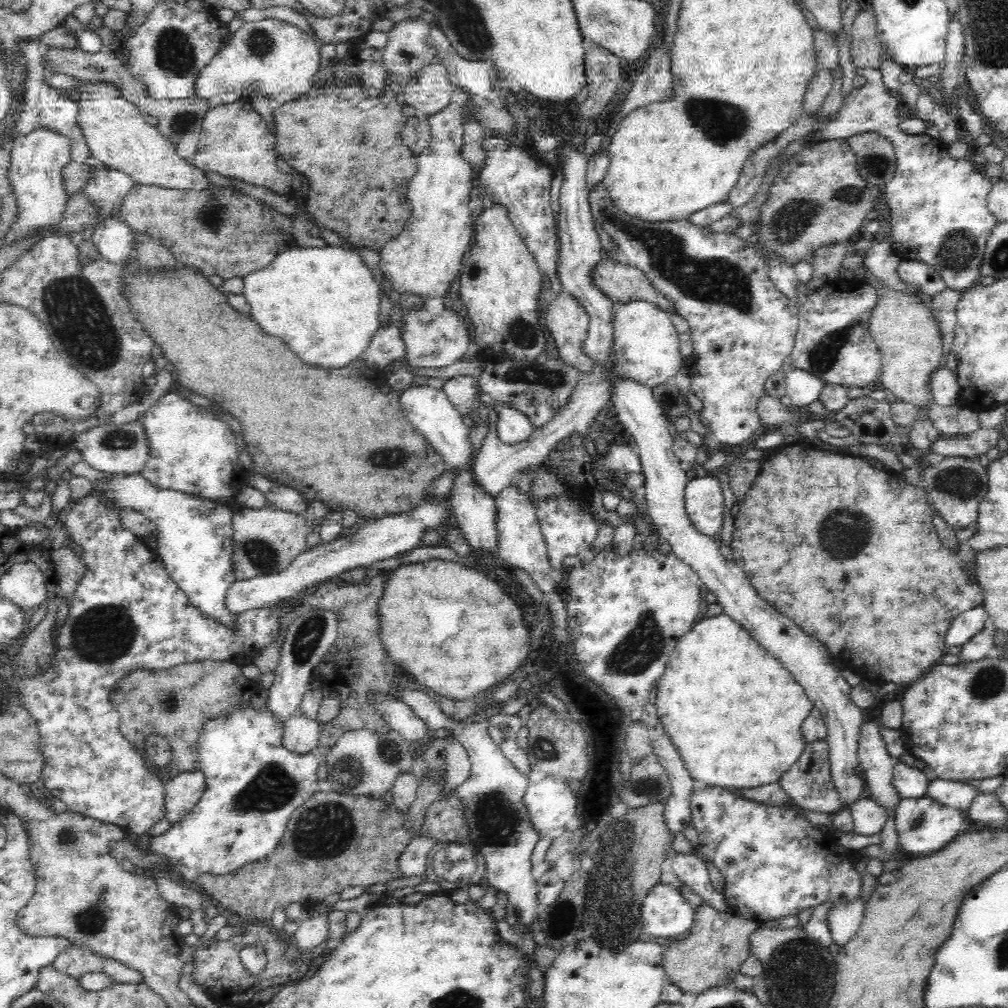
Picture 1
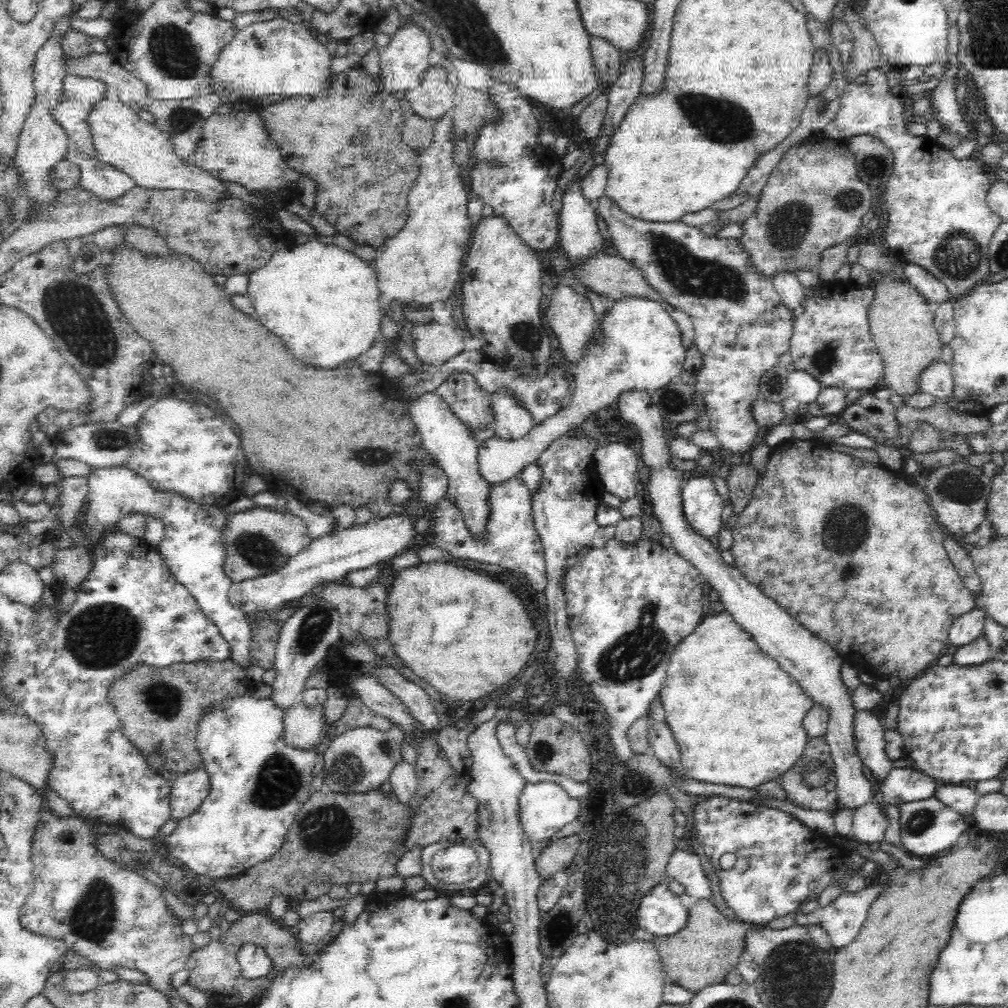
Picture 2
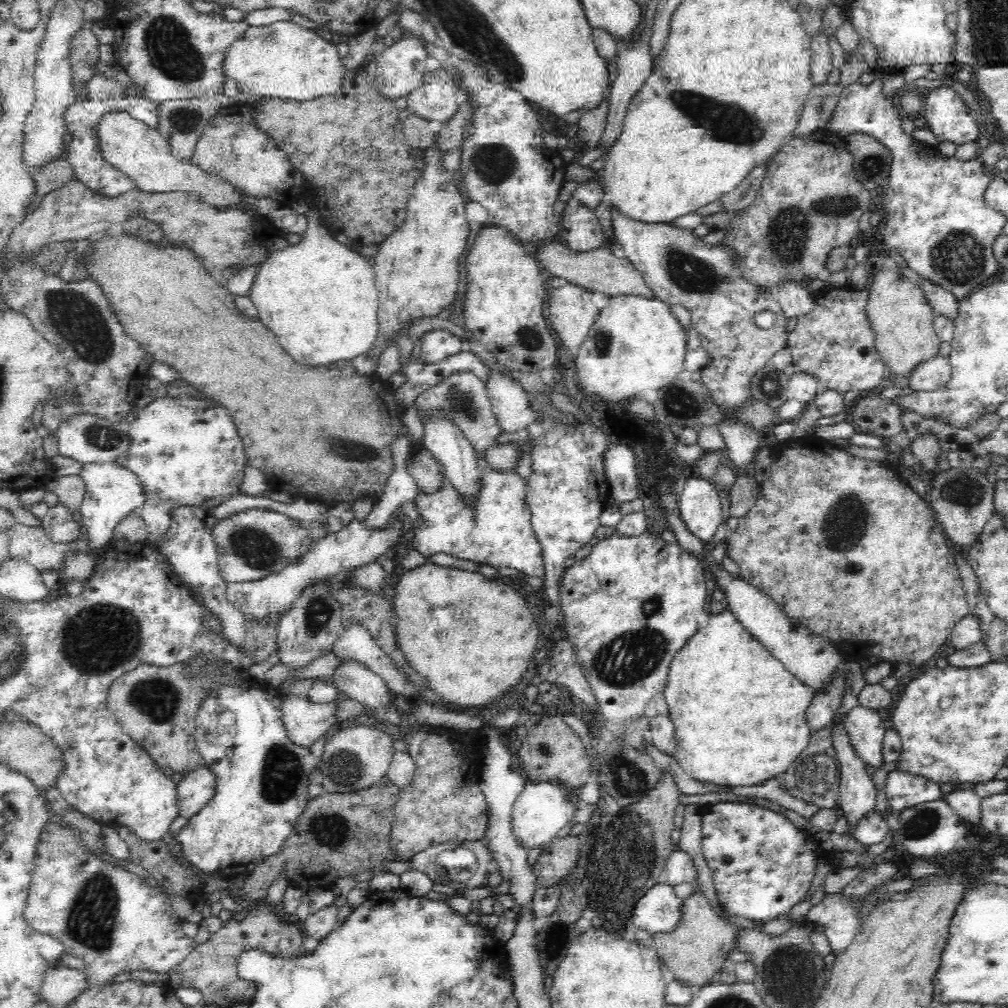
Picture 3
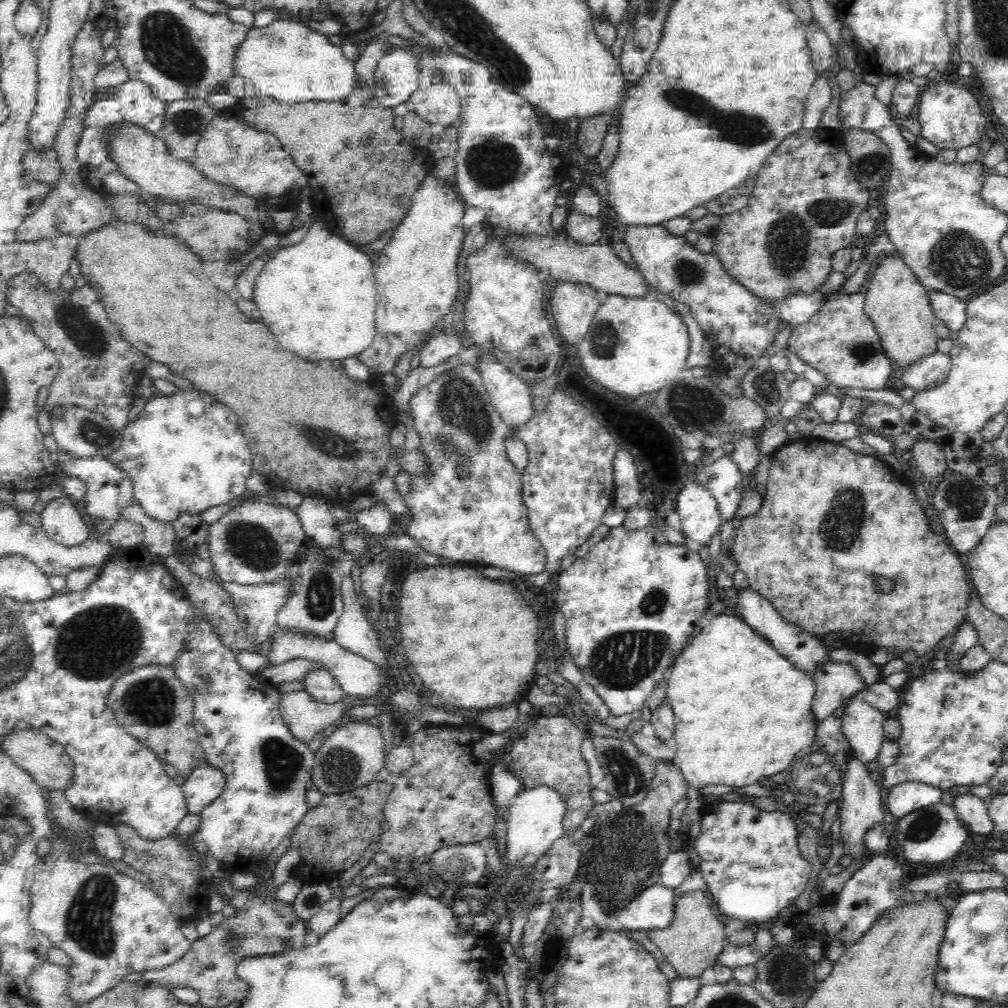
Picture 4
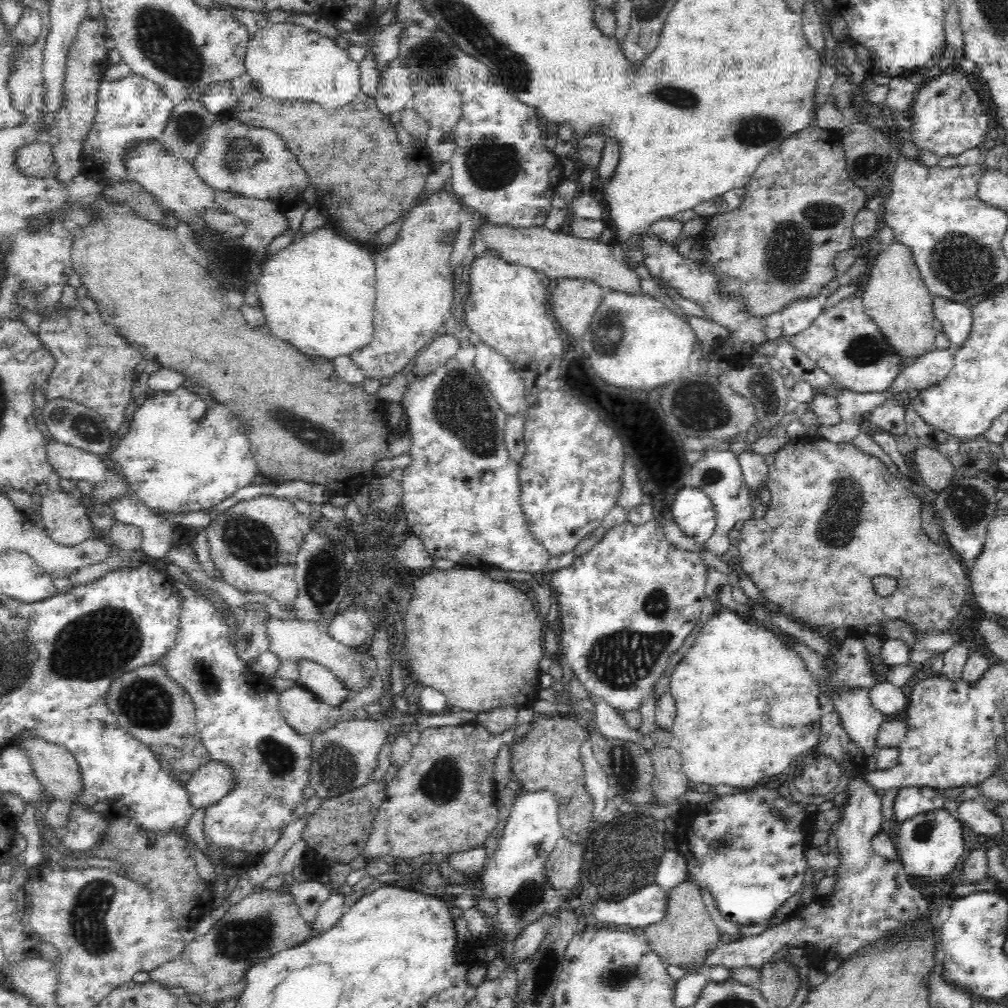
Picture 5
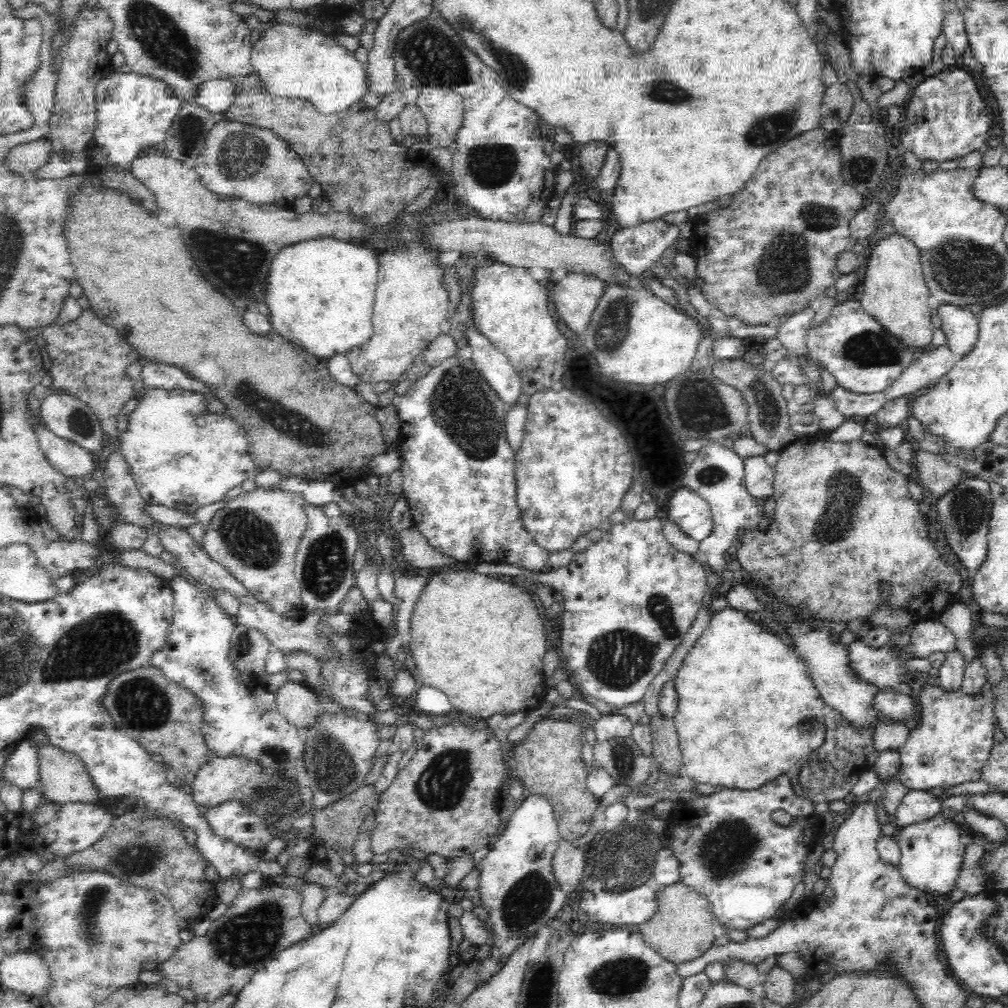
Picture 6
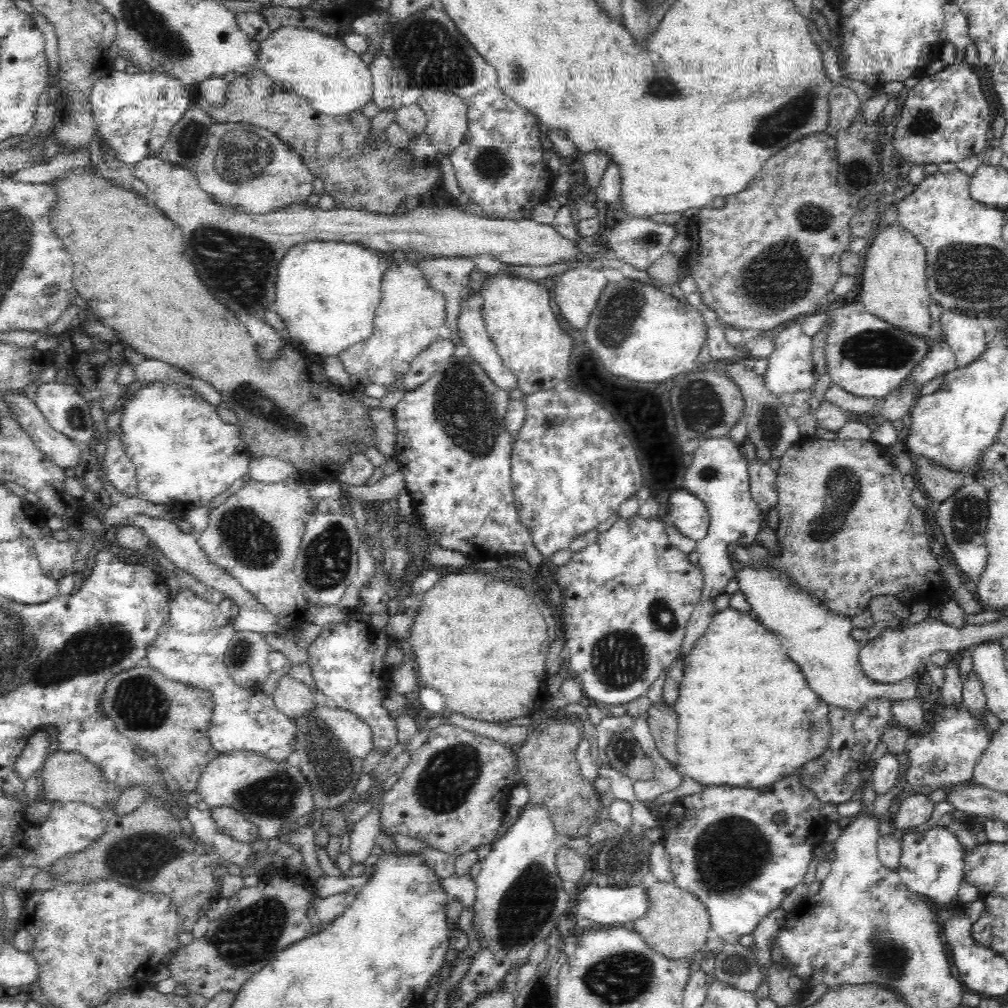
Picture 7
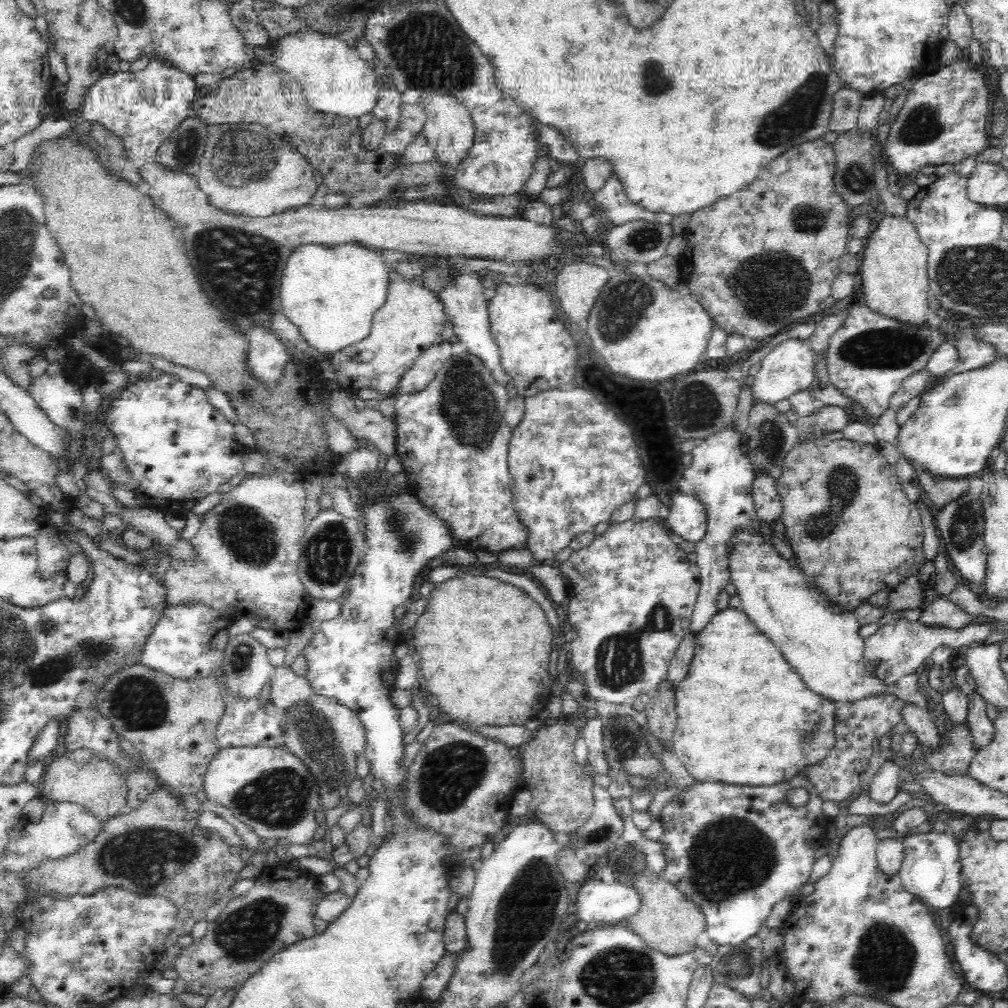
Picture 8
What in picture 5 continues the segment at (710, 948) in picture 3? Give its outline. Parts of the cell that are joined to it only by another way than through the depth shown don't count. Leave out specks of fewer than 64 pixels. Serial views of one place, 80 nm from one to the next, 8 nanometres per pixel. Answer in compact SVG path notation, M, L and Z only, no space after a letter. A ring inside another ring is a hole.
M684 880L666 893L663 917L644 928L648 944L666 965L699 965L720 943L720 930L712 921L702 891L696 885Z

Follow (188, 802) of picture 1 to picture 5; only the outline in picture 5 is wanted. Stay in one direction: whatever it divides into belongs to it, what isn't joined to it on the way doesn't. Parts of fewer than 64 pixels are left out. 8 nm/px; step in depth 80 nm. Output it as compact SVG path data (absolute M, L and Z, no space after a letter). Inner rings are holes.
M211 760L200 766L192 774L192 778L185 786L195 809L208 808L221 802L231 791L239 786L235 770L224 762Z

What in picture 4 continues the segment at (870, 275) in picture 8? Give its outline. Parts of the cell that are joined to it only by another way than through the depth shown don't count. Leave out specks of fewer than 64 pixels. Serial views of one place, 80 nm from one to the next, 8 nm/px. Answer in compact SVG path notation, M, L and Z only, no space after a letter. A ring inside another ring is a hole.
M900 250L892 252L892 256L883 257L884 260L872 274L868 290L863 294L864 311L874 323L888 357L898 364L899 368L906 368L923 356L937 351L938 337L933 327L936 319L928 290L924 289L916 274L904 261Z

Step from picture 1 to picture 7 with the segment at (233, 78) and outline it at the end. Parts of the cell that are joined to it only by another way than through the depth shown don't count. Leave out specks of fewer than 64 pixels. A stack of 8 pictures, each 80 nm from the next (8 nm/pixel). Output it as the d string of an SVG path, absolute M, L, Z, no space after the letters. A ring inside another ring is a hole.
M284 26L276 32L271 32L268 40L260 42L258 52L259 66L268 73L272 79L278 81L278 85L284 91L294 91L302 95L309 105L322 116L339 117L349 115L352 112L362 110L366 104L372 102L374 87L372 87L372 73L369 64L344 45L341 39L323 35L317 30L298 29L292 26Z

